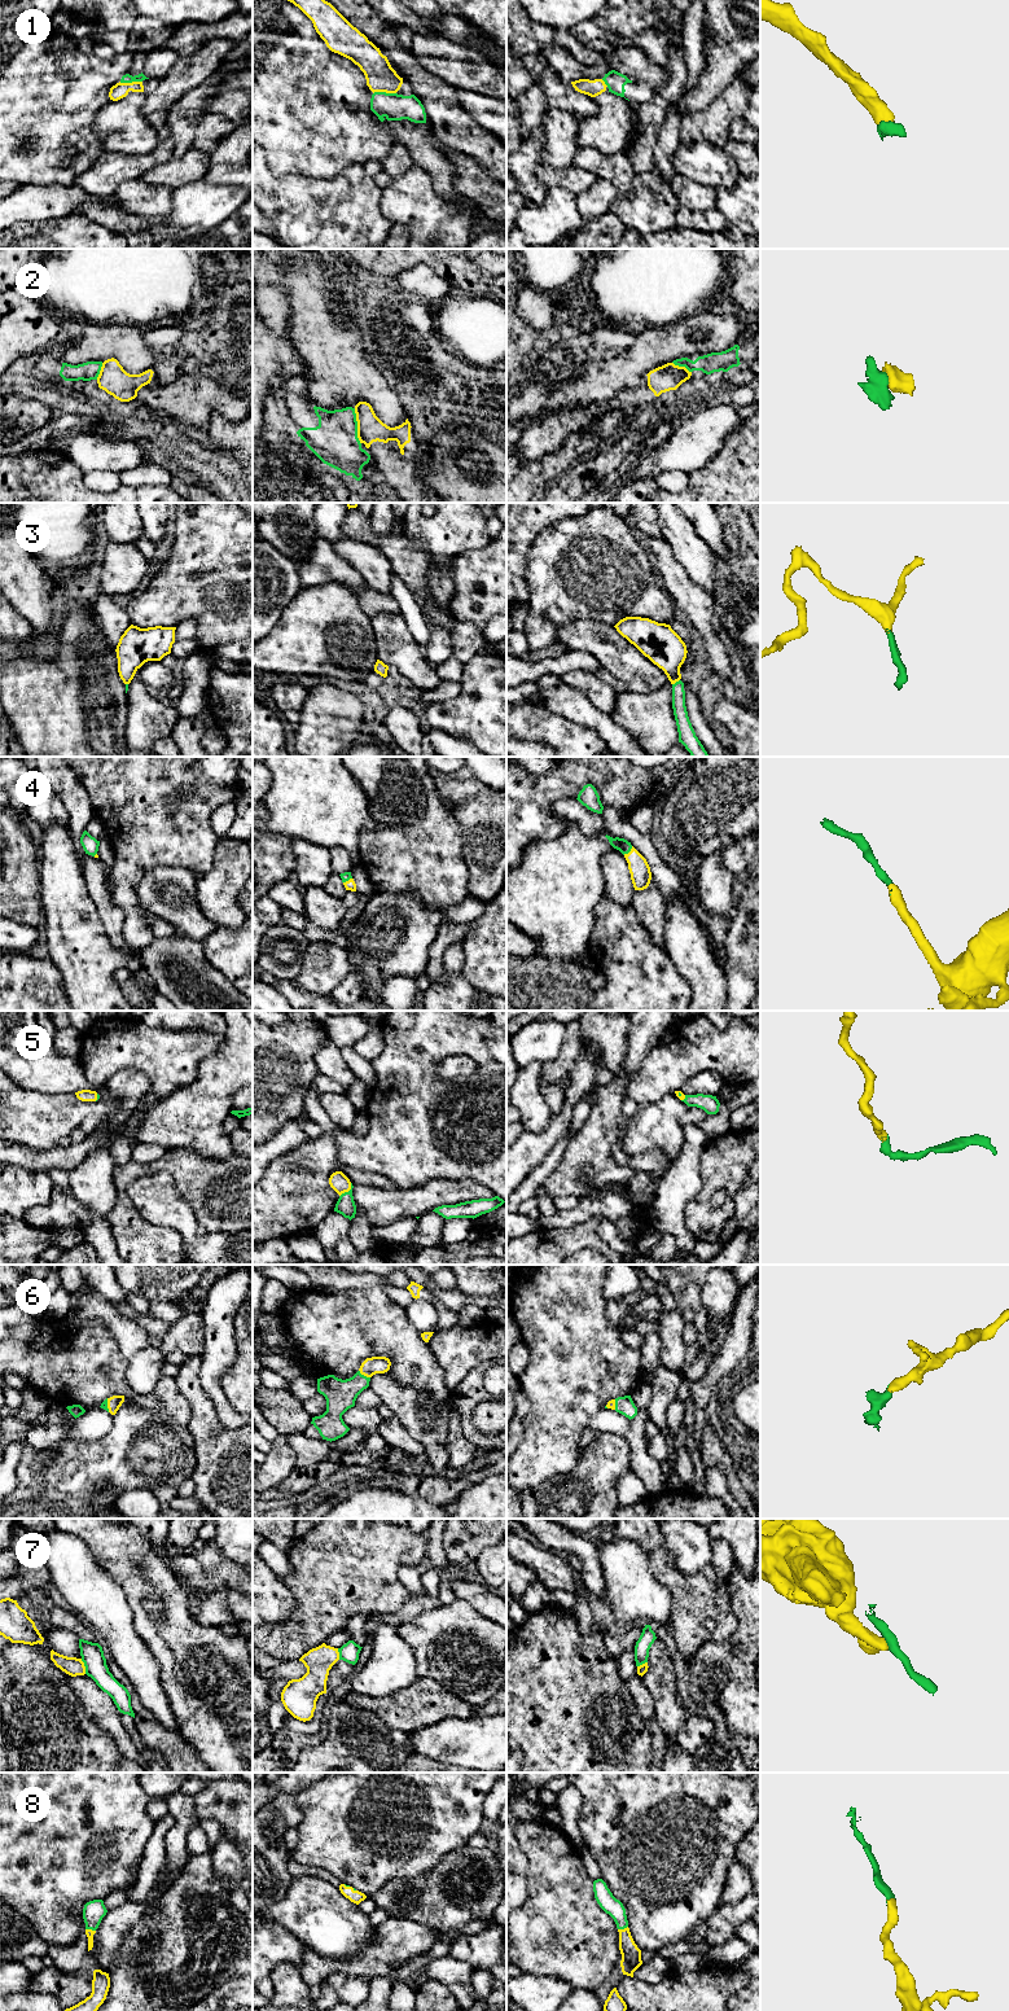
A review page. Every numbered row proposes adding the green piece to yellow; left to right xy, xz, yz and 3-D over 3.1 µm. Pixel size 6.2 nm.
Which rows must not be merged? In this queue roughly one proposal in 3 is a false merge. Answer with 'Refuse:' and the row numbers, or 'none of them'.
Refuse: 2, 7

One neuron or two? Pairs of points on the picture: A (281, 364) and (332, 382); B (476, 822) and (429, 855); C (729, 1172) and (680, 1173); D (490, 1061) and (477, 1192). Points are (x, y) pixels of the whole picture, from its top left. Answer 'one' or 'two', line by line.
A: two
B: two
C: two
D: two

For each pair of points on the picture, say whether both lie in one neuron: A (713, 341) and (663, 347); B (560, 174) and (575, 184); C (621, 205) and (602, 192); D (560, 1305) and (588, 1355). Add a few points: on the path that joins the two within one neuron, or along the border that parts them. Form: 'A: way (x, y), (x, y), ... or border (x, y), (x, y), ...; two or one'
A: way (701, 344), (675, 344); one
B: way (564, 178), (571, 180); one
C: border (619, 195), (609, 210); two
D: way (562, 1318), (567, 1335), (575, 1343); one

